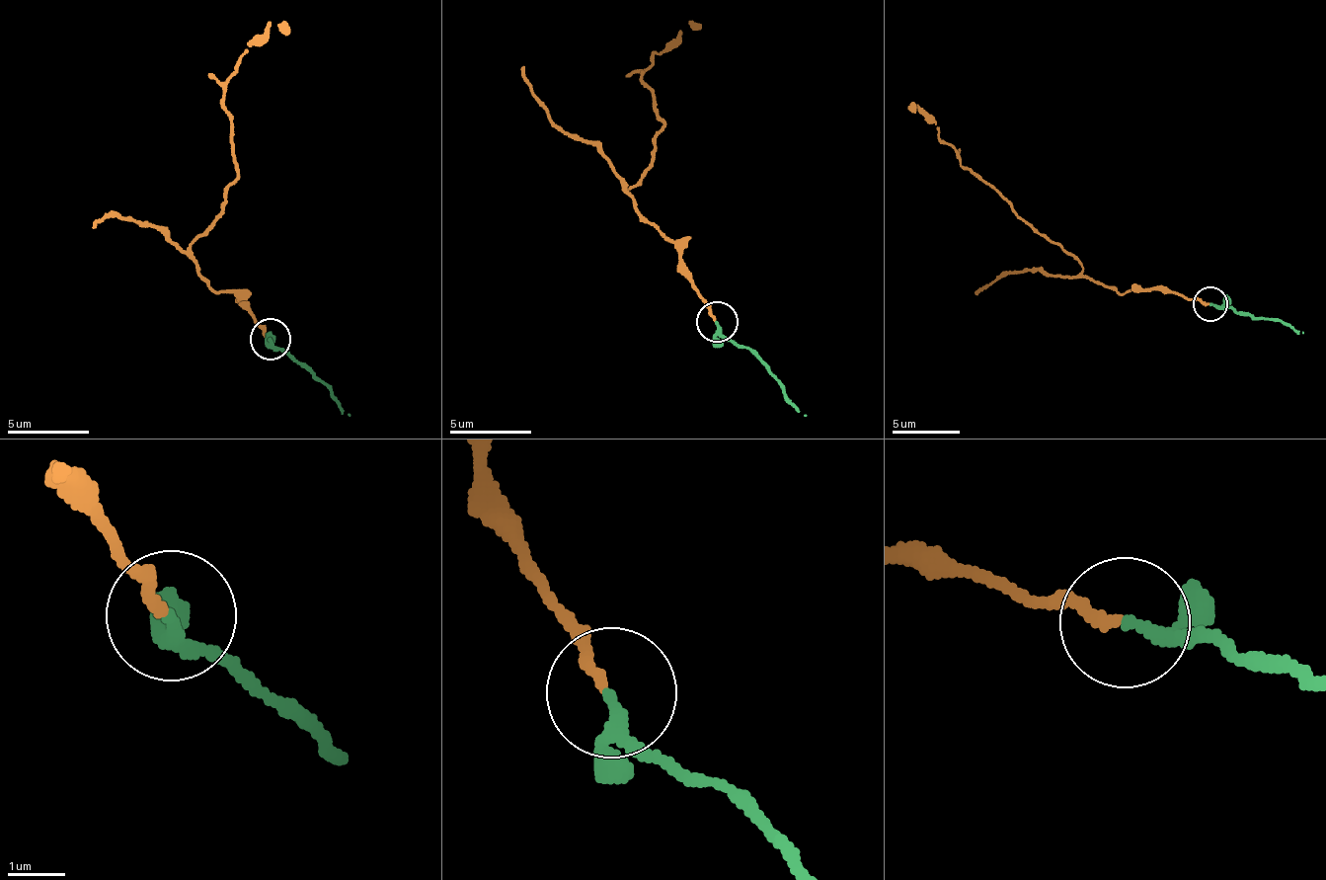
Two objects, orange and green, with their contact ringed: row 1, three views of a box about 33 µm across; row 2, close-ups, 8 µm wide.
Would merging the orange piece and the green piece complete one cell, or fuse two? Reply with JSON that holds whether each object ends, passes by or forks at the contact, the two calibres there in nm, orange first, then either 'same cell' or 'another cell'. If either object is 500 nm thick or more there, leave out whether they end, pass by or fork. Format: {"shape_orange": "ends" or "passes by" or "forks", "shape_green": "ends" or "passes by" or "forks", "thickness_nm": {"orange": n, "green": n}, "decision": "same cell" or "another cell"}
{"shape_orange": "ends", "shape_green": "passes by", "thickness_nm": {"orange": 200, "green": 180}, "decision": "same cell"}

